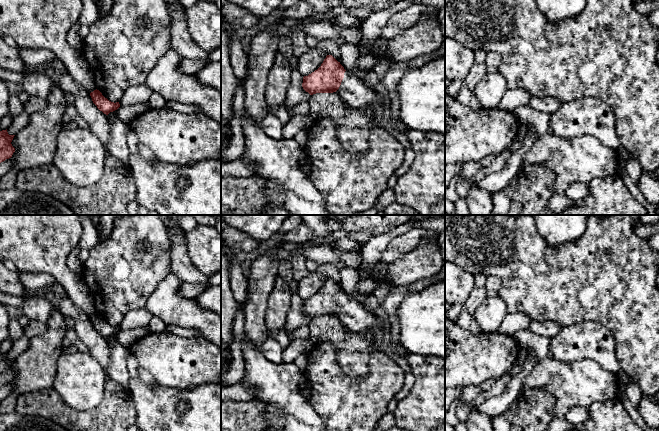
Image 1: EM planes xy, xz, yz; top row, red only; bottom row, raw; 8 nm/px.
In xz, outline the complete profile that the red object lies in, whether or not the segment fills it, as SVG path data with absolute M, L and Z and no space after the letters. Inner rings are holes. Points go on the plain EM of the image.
M327 279L323 287L317 294L315 294L308 300L303 301L302 311L310 319L316 317L337 316L341 323L353 332L364 332L373 329L376 347L383 350L385 354L392 359L394 359L397 355L402 355L404 358L407 359L410 354L398 342L391 341L388 345L386 345L384 342L384 331L377 323L375 314L366 311L362 304L346 295L344 291L340 288L340 286L338 286L332 279Z

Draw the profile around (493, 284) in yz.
M487 276L485 287L487 290L487 297L497 297L502 287L502 283L496 276Z

